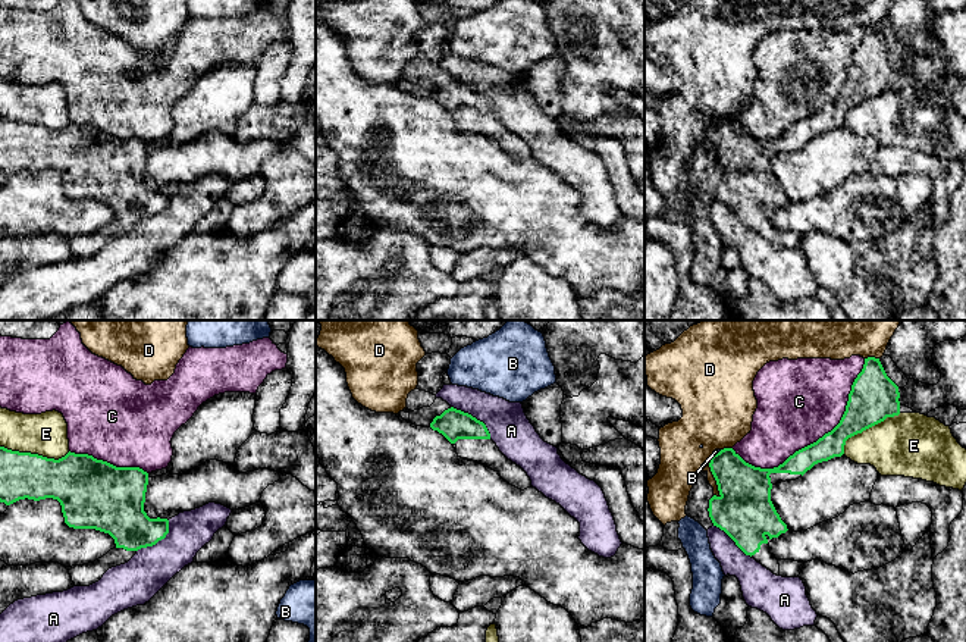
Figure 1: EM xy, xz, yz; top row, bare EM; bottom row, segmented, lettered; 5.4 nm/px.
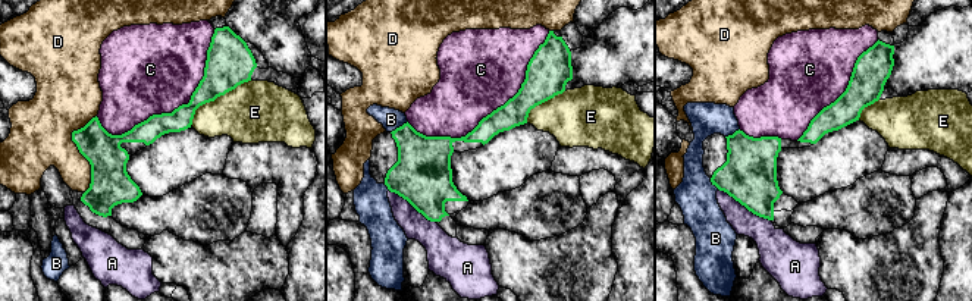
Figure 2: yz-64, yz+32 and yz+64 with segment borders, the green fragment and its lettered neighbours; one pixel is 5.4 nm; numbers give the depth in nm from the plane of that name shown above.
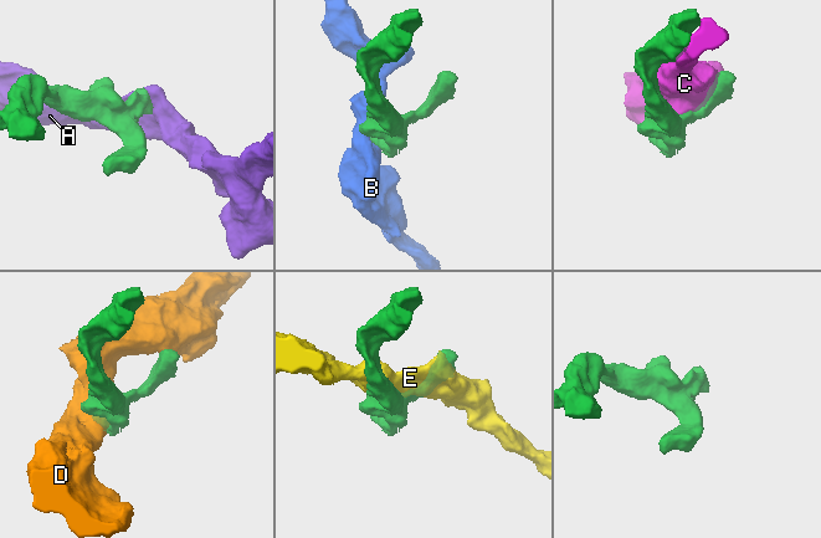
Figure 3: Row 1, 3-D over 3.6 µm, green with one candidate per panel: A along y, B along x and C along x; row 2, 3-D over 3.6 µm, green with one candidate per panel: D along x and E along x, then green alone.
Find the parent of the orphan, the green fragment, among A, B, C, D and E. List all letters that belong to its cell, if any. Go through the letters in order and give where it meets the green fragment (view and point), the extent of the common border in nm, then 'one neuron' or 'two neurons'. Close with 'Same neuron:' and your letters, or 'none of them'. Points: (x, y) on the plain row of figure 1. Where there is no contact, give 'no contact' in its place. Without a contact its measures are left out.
A: xz (474, 88) | 280 nm | two neurons
B: yz (717, 124) | 50 nm | two neurons
C: yz (819, 109) | 900 nm | two neurons
D: yz (714, 147) | 240 nm | two neurons
E: xy (35, 125) | 380 nm | two neurons
Same neuron: none of them

